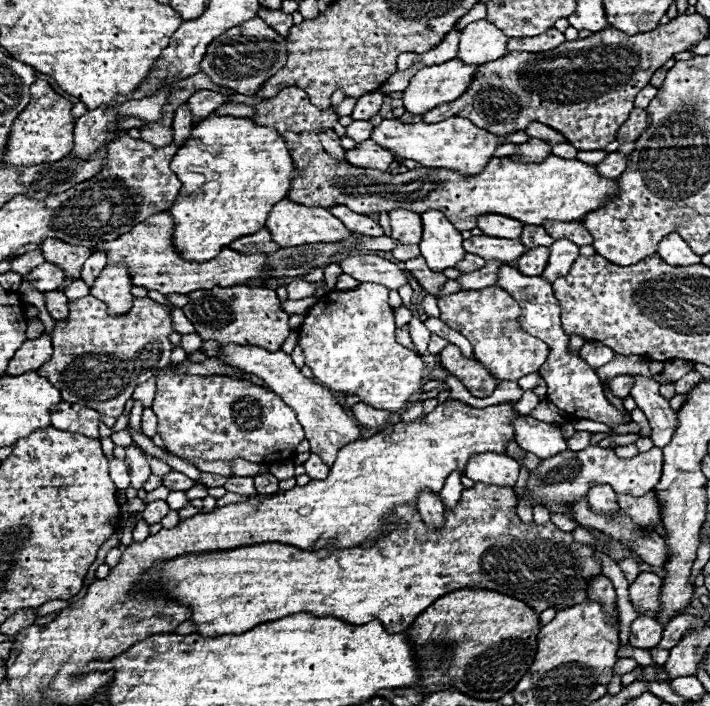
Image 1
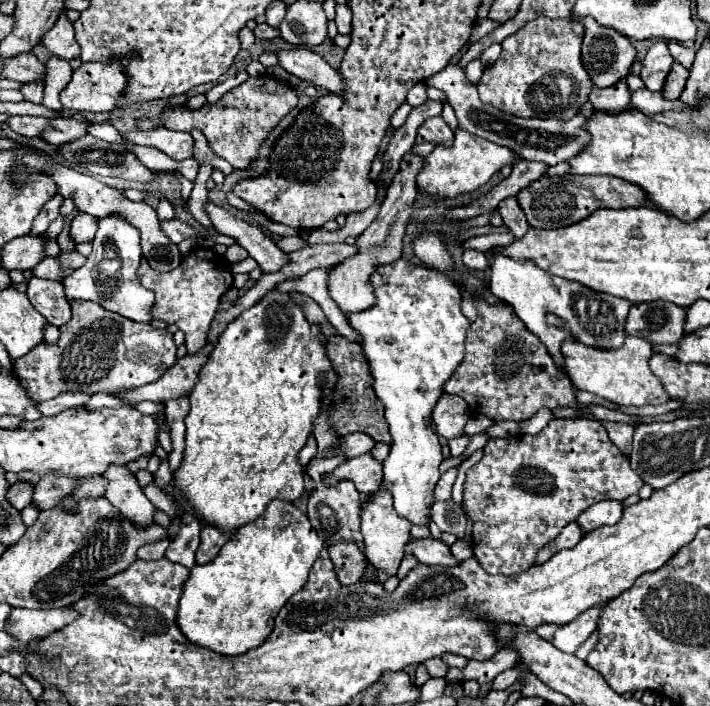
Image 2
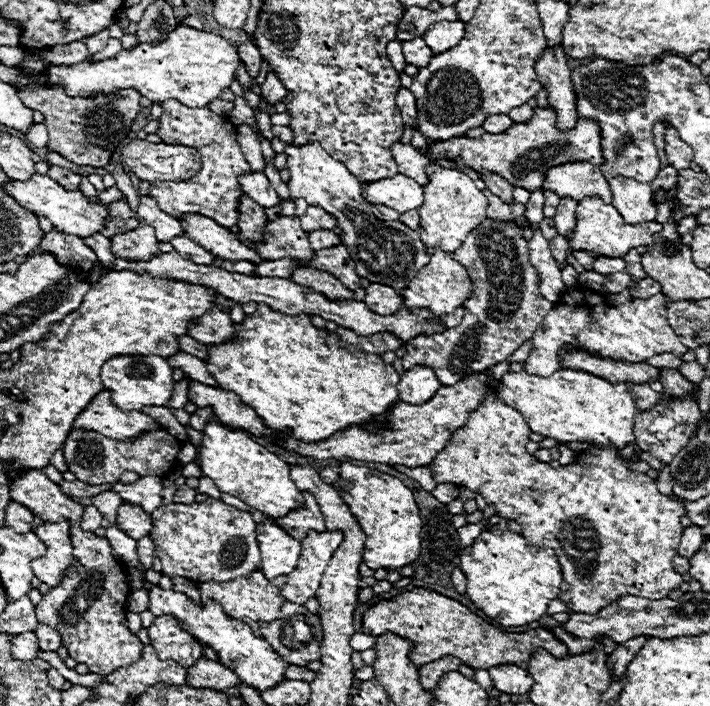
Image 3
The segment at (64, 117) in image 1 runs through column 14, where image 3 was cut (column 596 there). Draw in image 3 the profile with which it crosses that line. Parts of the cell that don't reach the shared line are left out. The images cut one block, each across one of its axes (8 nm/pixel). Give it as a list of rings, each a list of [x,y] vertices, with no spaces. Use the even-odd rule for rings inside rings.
[[[534,108],[534,116],[524,124],[512,124],[502,134],[484,134],[480,138],[450,138],[446,142],[430,146],[430,160],[436,160],[444,168],[474,168],[476,172],[500,172],[512,186],[520,186],[526,190],[538,190],[544,182],[544,174],[548,168],[564,164],[564,162],[590,162],[604,164],[602,154],[602,136],[600,126],[592,118],[578,118],[572,130],[556,128],[556,110]]]

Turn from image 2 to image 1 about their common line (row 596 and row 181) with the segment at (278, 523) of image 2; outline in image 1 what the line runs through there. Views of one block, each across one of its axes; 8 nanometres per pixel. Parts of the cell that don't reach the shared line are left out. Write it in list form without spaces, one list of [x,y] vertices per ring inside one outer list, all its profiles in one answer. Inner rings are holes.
[[[210,114],[204,122],[192,128],[190,140],[176,152],[170,168],[182,182],[178,198],[168,208],[170,216],[174,218],[172,246],[182,258],[190,262],[212,260],[232,240],[262,230],[266,226],[266,218],[272,206],[282,198],[286,198],[294,172],[294,164],[288,154],[286,142],[274,128],[256,126],[248,118],[214,116],[214,114]]]

